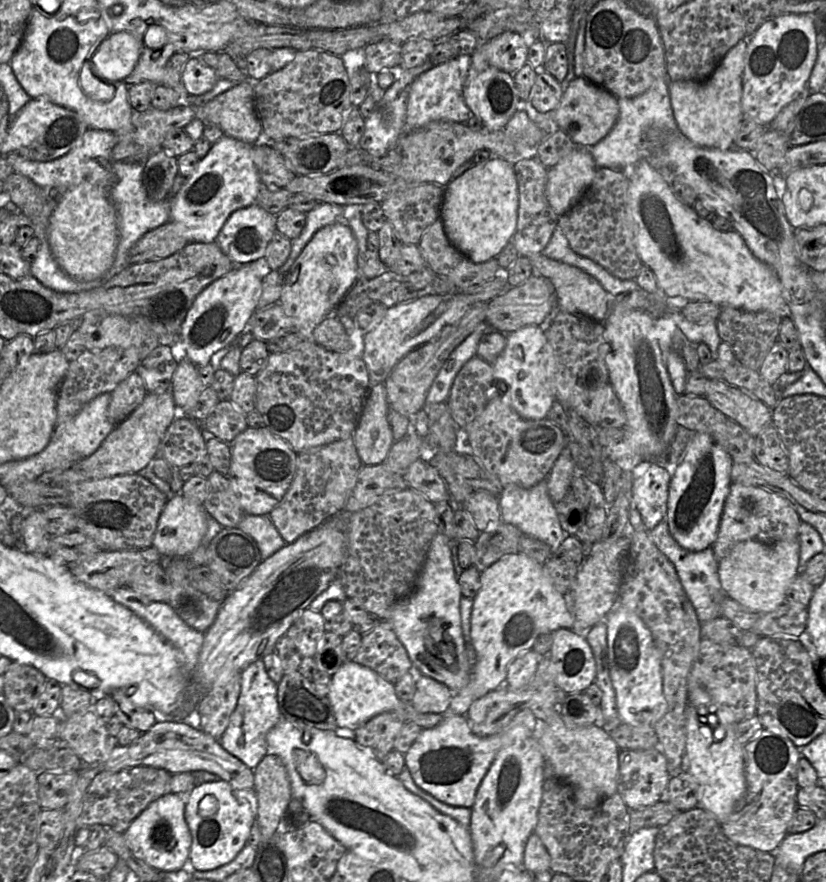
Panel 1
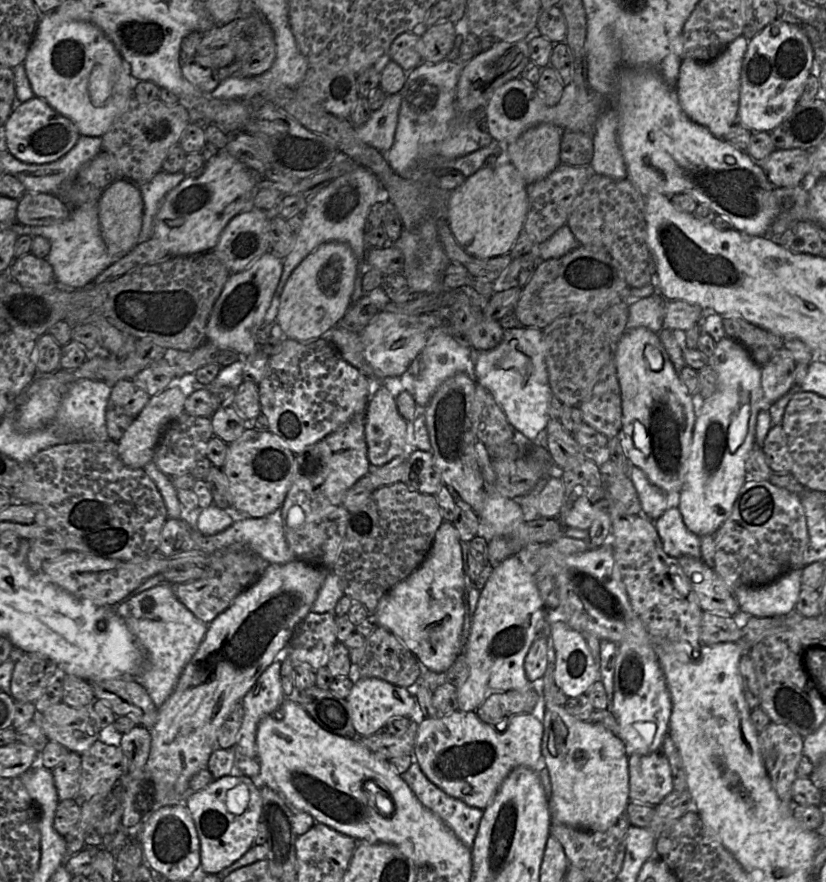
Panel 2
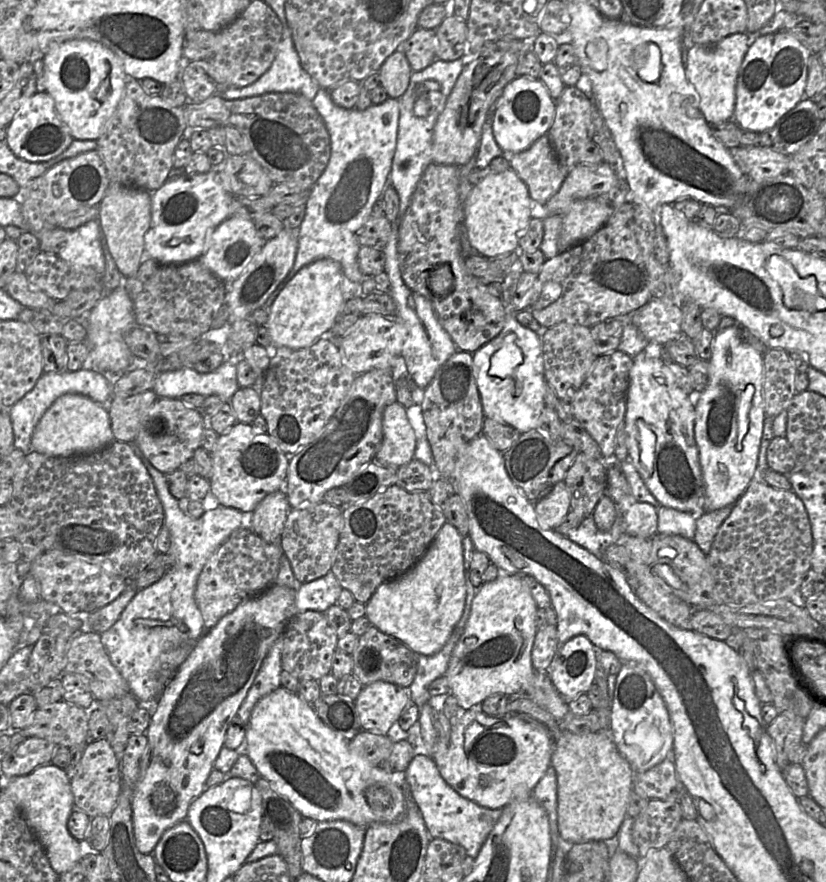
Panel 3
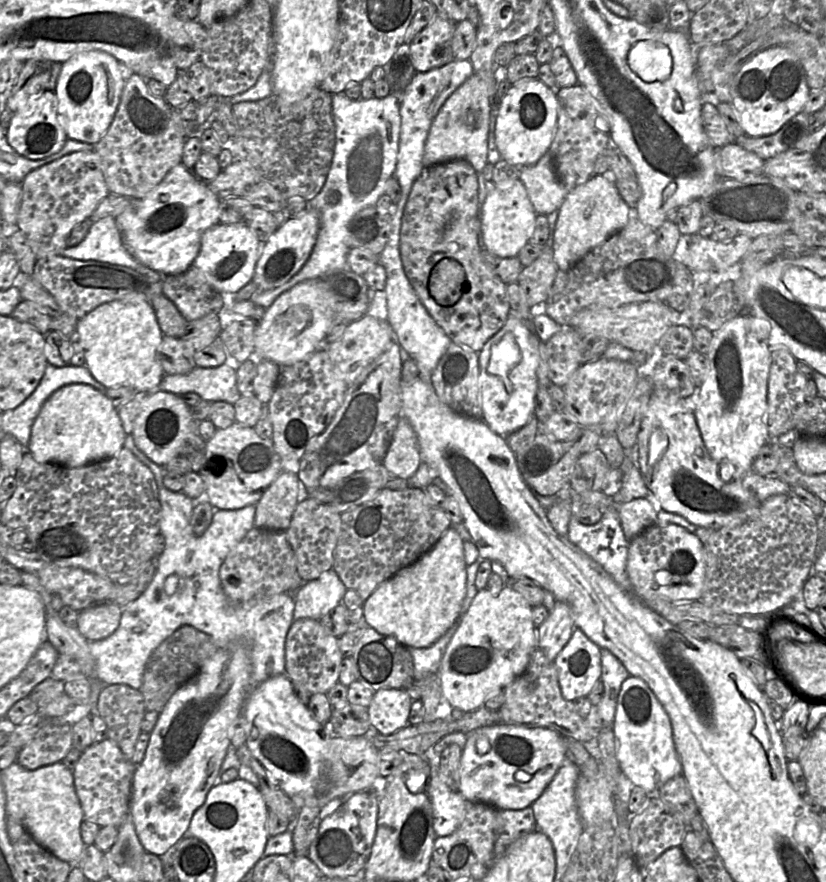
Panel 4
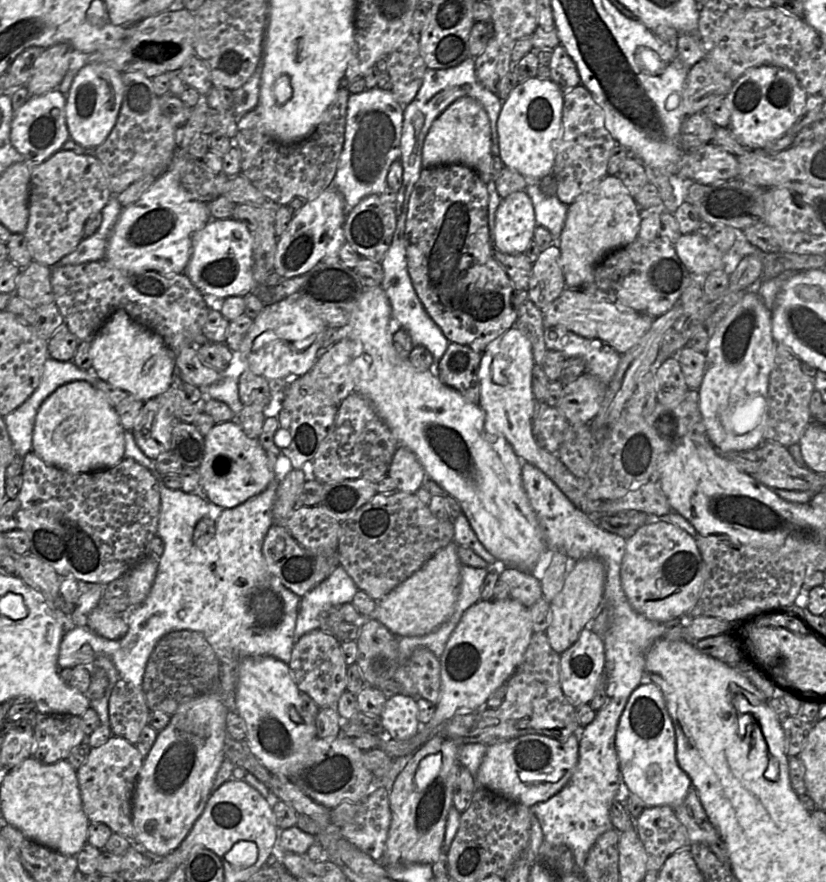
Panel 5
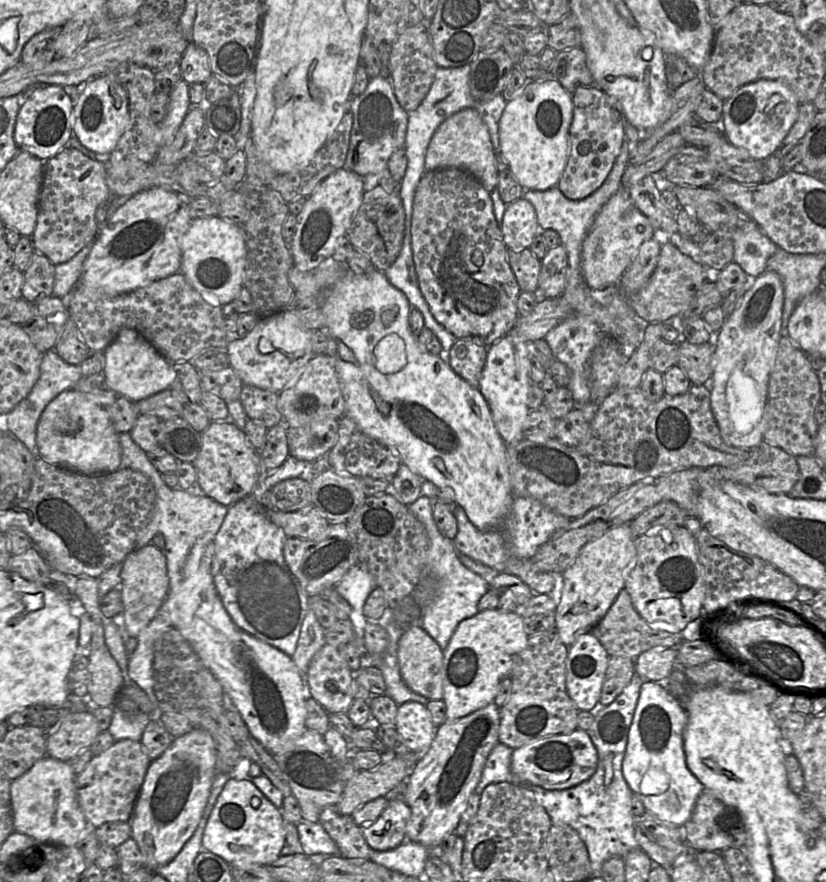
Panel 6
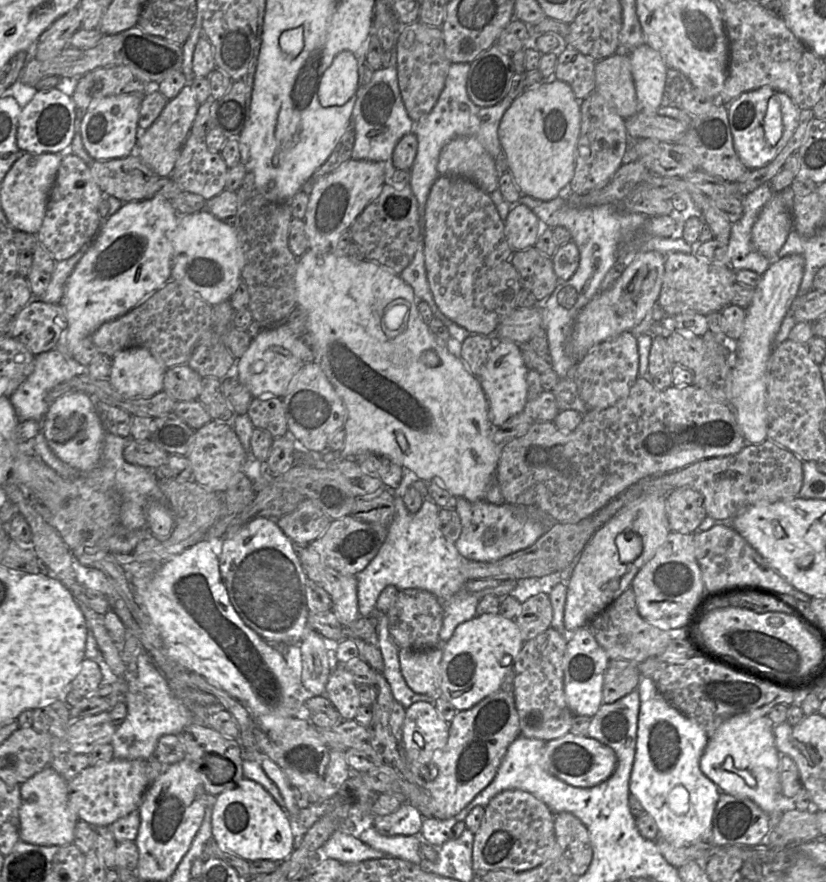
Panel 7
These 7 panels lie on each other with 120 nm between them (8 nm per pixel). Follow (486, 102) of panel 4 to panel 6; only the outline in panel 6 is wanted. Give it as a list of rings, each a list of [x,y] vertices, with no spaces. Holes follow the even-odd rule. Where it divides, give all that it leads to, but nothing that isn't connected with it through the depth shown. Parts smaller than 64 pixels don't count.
[[[460,110],[442,122],[434,132],[425,157],[425,170],[434,171],[442,168],[467,171],[488,193],[496,189],[499,172],[495,166],[488,128],[476,110]]]

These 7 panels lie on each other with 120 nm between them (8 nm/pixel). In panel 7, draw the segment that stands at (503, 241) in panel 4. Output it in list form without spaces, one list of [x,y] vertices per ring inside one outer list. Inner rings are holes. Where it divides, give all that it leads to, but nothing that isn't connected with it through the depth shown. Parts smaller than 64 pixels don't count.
[[[524,204],[513,206],[504,225],[507,241],[513,251],[534,247],[544,228],[534,212]]]

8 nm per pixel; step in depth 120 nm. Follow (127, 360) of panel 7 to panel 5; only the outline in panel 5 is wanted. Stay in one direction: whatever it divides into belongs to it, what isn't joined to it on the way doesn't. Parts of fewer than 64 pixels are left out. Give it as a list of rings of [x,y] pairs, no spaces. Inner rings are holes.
[[[125,311],[114,312],[103,324],[99,332],[90,341],[92,371],[102,380],[122,389],[129,396],[147,401],[163,394],[172,383],[175,367],[175,354],[157,333],[133,320]]]

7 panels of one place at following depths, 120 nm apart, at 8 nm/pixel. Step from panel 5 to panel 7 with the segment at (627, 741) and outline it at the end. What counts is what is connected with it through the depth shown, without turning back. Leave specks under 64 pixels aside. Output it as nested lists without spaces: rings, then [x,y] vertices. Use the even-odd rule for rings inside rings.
[[[641,676],[637,691],[641,704],[630,793],[638,798],[645,812],[655,820],[659,837],[677,847],[706,841],[711,834],[713,814],[721,794],[718,786],[700,769],[700,759],[709,737],[697,722],[682,714],[661,696],[652,678]]]

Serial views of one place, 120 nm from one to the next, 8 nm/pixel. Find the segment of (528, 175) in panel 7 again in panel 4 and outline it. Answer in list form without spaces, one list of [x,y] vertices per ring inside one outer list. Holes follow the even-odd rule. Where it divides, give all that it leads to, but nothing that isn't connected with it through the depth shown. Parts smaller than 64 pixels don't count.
[[[524,78],[512,83],[496,116],[495,143],[501,159],[516,167],[534,165],[549,152],[557,123],[557,93],[538,78]]]

